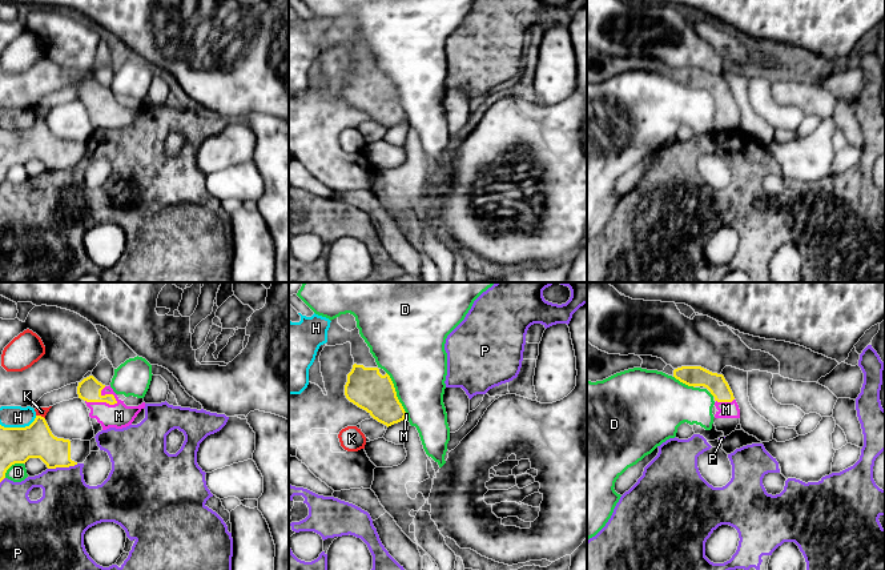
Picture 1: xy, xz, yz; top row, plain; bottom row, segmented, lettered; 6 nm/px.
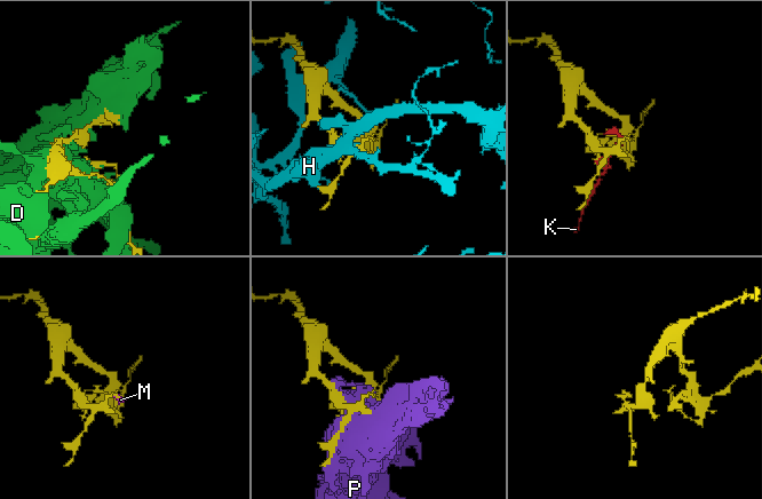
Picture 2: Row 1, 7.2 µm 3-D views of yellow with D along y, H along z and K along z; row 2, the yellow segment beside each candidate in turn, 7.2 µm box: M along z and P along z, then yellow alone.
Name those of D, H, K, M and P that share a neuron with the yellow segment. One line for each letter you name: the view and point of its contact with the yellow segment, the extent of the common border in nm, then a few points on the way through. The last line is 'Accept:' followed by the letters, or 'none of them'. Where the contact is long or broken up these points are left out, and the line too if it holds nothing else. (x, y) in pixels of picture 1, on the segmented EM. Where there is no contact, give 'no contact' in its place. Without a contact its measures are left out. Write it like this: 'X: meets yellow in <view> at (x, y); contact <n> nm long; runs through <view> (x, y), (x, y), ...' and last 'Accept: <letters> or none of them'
M: meets yellow in xy at (101, 401); contact 200 nm long; runs through xy (89, 389), (101, 401), (119, 416)
Accept: M

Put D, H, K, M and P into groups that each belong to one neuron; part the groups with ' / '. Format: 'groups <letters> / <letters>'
groups D / H / K / M / P

